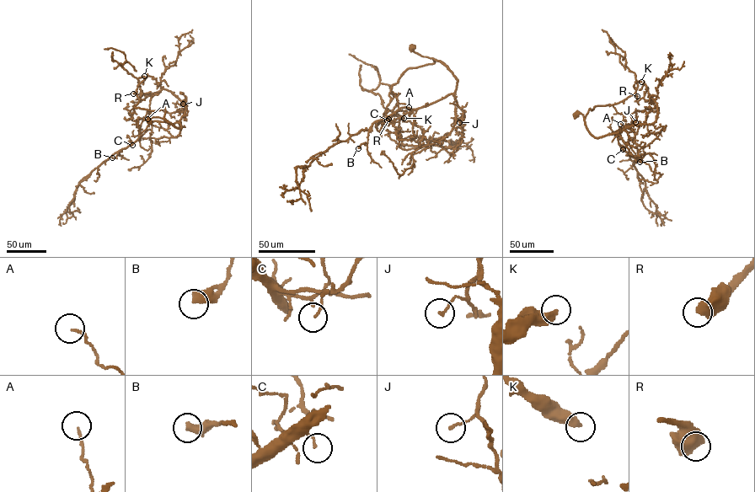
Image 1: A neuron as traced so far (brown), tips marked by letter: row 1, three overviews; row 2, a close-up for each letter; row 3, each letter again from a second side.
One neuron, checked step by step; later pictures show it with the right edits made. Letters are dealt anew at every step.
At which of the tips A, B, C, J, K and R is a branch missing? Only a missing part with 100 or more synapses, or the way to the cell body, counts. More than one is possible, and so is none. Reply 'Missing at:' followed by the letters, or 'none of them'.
Missing at: R

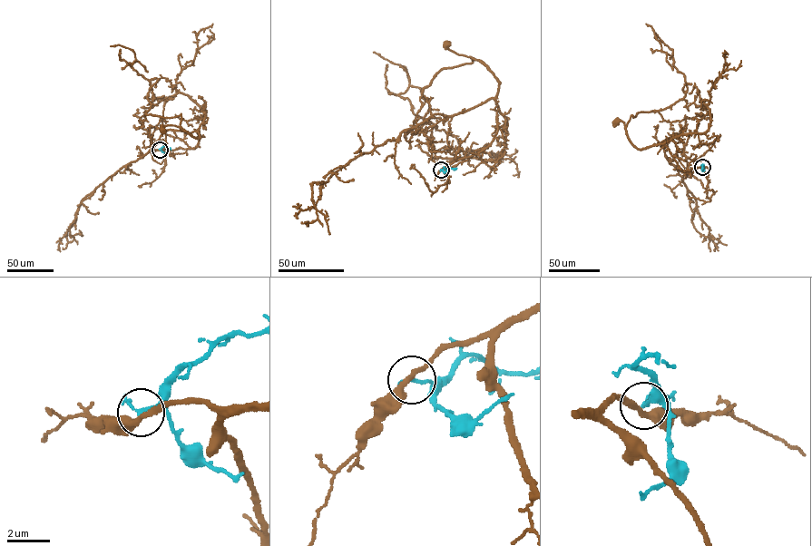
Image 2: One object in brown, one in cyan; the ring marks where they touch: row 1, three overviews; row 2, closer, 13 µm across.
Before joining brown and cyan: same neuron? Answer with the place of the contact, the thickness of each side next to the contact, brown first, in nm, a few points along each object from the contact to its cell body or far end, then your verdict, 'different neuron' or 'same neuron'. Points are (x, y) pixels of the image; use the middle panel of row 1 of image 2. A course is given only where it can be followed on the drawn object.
place (441, 170); calibres 260 and 130 nm; course brown (441, 169), (484, 150), (494, 139), (497, 131), (495, 96), (499, 83), (479, 60), (457, 54), (446, 45); course cyan (441, 169), (456, 168); different neuron

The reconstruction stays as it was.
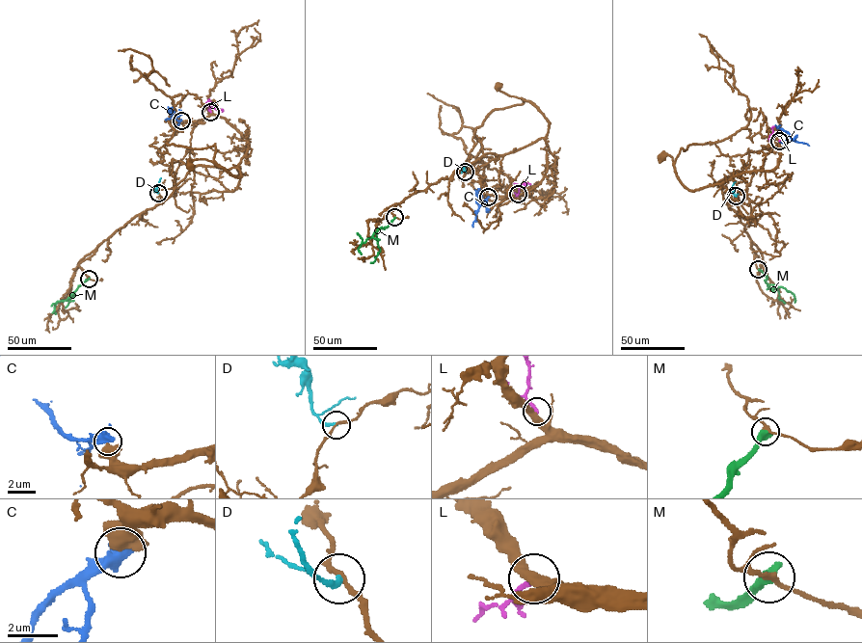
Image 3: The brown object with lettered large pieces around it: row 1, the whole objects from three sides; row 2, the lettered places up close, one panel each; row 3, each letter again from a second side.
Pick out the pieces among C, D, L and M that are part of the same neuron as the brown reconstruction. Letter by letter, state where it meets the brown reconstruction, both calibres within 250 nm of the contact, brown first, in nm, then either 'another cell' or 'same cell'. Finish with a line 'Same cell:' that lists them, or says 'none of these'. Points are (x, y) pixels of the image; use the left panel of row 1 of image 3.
C: (181, 120) | 360/440 nm | same cell
D: (158, 193) | 180/220 nm | another cell
L: (210, 112) | 400/220 nm | another cell
M: (89, 279) | 190/440 nm | another cell
Same cell: C

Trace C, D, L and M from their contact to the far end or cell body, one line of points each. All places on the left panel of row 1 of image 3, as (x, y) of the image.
C: (181, 120), (169, 112), (170, 108)
D: (158, 192), (156, 188), (161, 177)
L: (210, 112), (211, 104), (222, 111)
M: (89, 279), (70, 294), (74, 295), (65, 308)

